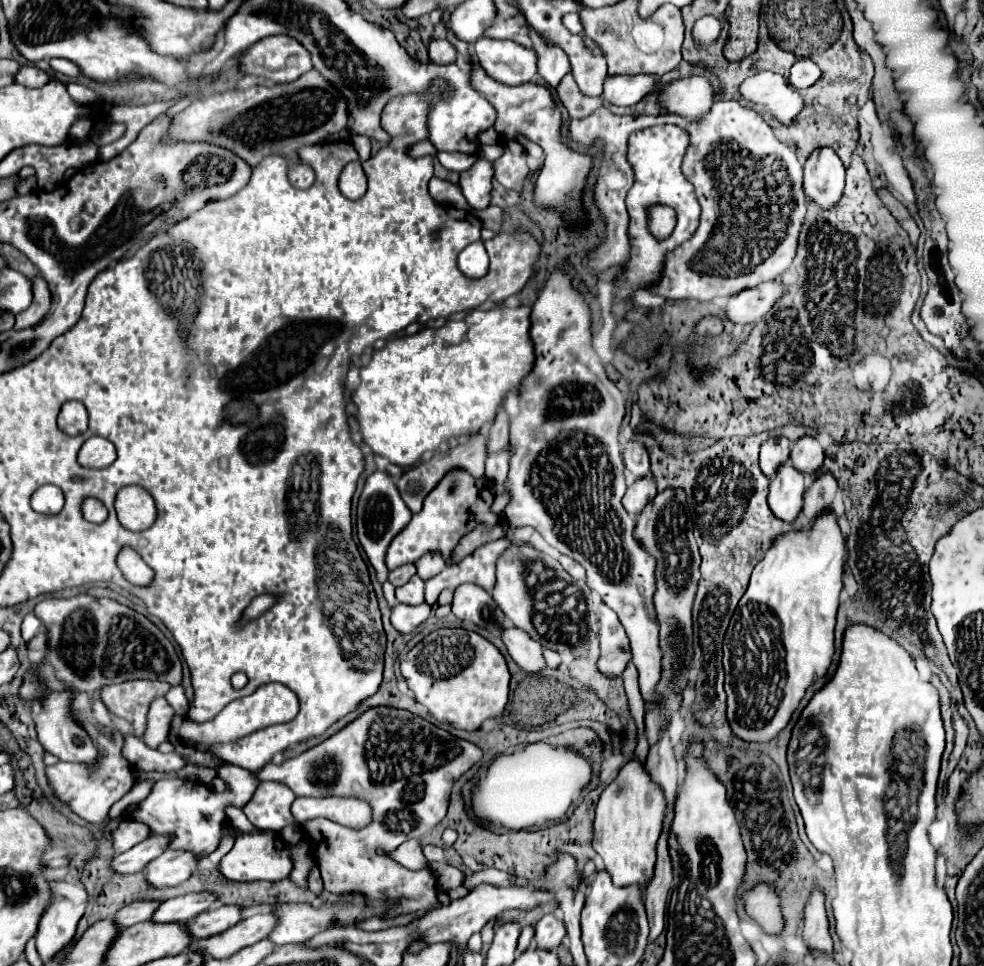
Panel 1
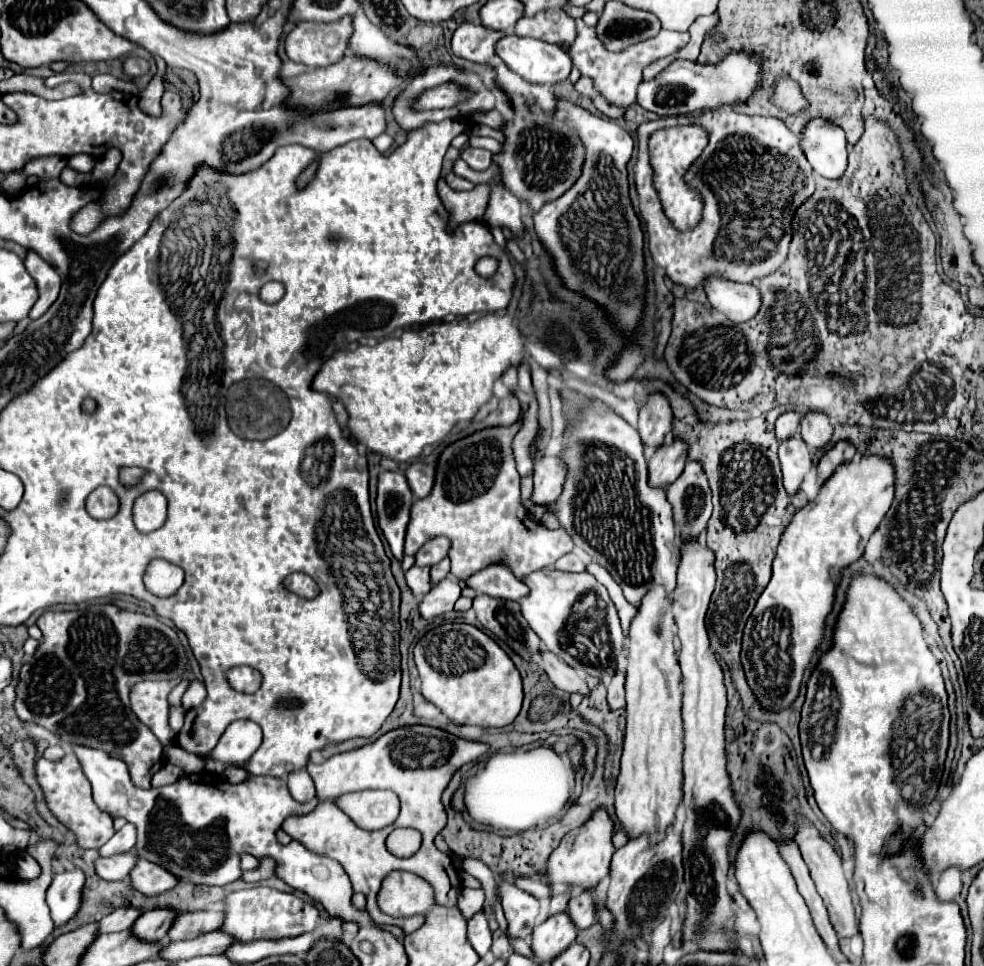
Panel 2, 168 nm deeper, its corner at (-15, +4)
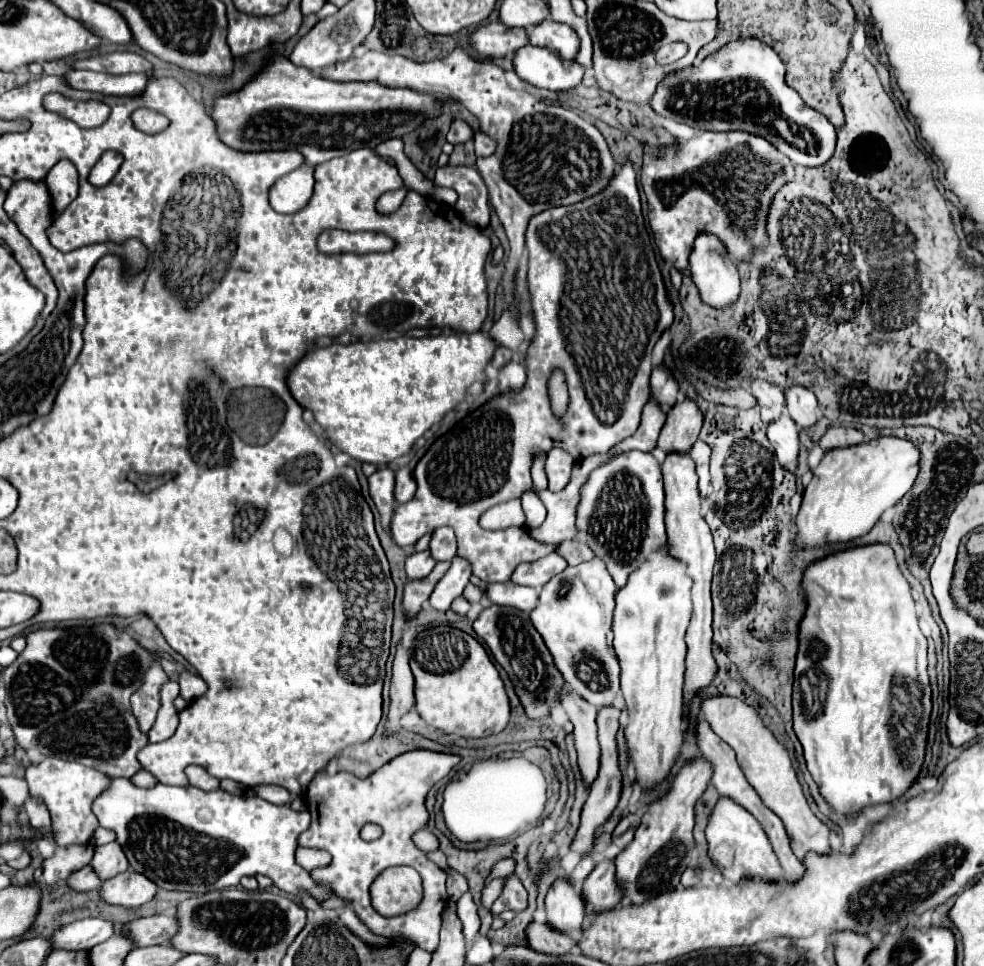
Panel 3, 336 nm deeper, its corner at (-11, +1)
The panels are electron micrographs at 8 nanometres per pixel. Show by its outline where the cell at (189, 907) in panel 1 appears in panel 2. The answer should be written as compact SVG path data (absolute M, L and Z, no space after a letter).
M159 907L143 913L135 925L131 927L133 935L145 941L161 941L167 937L167 931L171 929L171 921L175 919L177 911L169 907Z

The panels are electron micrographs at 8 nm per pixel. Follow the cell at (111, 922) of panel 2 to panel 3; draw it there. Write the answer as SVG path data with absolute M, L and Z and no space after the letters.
M83 918L57 928L49 942L53 950L89 950L115 934L111 922L101 918Z

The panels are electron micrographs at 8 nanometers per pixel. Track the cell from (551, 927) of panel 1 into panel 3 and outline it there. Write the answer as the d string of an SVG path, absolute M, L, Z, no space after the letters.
M605 858L595 866L583 884L583 898L587 910L609 910L623 900L623 890L615 882L615 858Z

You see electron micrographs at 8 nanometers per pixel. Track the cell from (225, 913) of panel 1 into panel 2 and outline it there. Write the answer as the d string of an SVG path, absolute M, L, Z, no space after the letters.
M211 909L211 911L187 911L183 915L177 915L171 931L167 937L171 941L187 941L195 939L199 935L211 933L219 929L219 923L223 923L223 911Z

